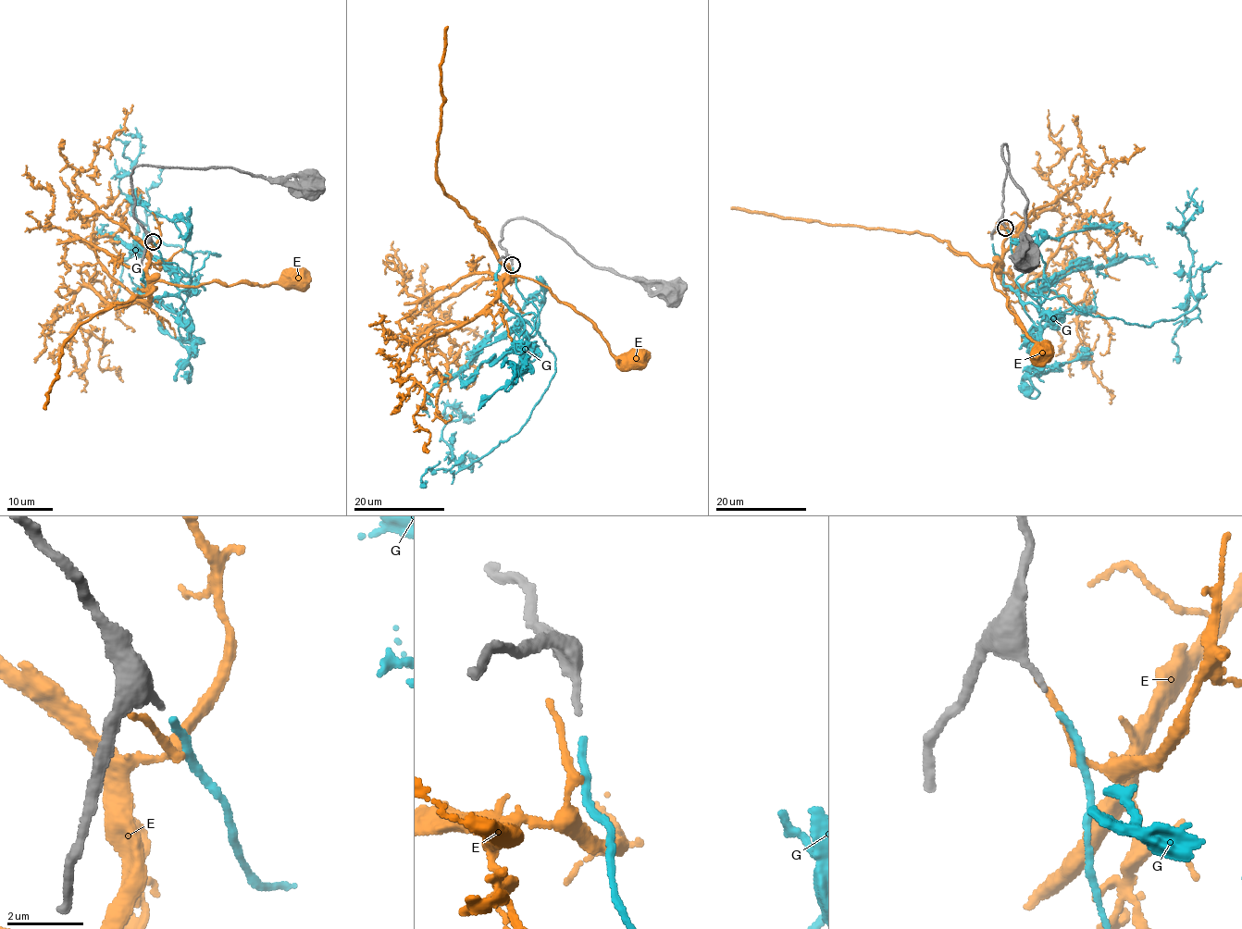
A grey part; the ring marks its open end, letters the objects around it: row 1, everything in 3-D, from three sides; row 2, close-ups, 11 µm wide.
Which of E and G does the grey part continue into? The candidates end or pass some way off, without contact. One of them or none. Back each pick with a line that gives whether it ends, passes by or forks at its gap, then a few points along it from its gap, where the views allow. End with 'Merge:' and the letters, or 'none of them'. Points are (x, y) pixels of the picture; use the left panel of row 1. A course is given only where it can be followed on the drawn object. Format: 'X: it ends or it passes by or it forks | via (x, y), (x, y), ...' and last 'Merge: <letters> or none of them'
G: it ends | via (154, 242), (190, 277), (220, 254), (167, 244), (138, 219), (118, 179), (141, 142), (120, 124)
Merge: G

